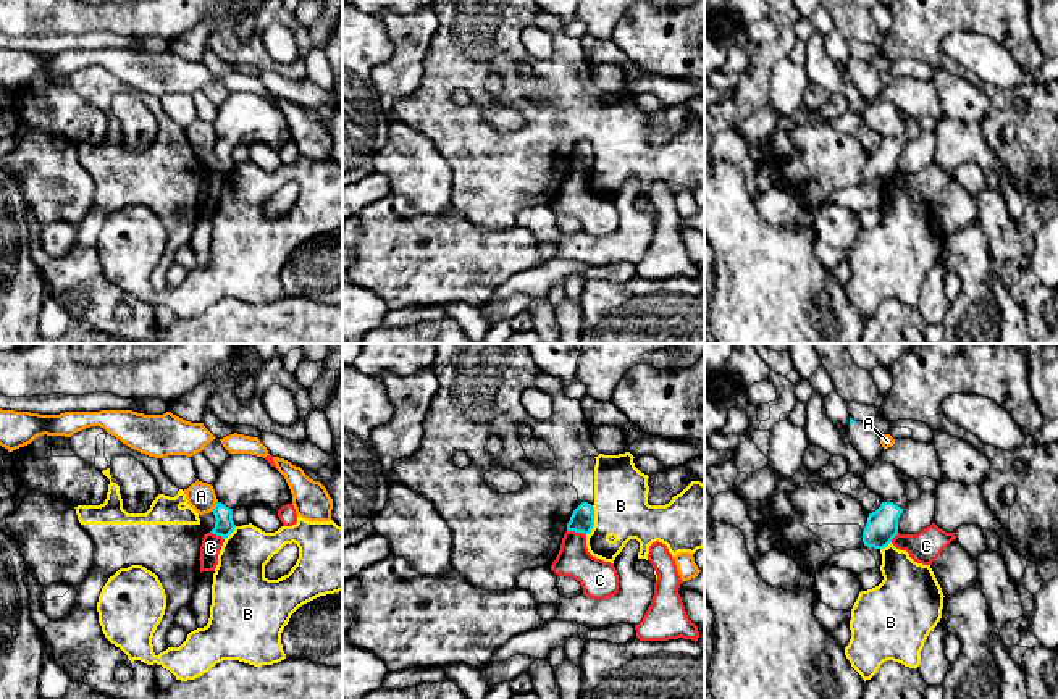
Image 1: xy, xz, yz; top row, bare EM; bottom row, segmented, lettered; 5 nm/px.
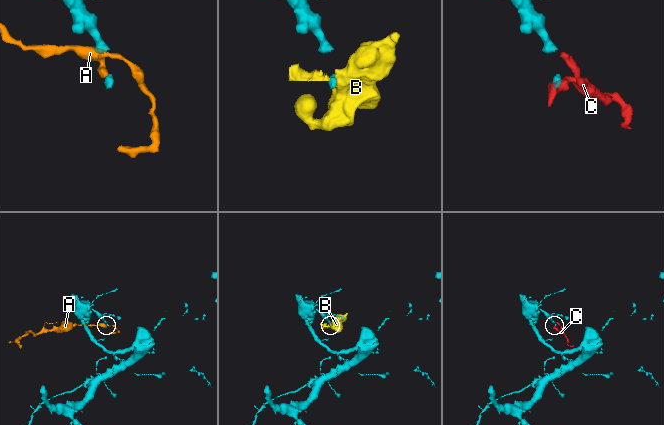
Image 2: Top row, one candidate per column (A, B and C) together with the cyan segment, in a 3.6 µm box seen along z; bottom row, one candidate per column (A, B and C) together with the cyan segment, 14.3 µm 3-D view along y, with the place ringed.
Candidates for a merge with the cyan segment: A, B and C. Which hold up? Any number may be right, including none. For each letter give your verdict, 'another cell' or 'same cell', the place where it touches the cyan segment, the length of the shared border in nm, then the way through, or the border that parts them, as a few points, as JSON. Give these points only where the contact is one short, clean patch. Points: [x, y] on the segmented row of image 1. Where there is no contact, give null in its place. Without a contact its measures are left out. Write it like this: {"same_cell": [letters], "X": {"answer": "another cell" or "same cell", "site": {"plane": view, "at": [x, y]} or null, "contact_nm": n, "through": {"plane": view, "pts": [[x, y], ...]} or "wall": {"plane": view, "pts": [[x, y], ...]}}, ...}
{"same_cell": [], "A": {"answer": "another cell", "site": {"plane": "xy", "at": [215, 506]}, "contact_nm": 60}, "B": {"answer": "another cell", "site": {"plane": "xz", "at": [593, 520]}, "contact_nm": 160, "wall": {"plane": "xz", "pts": [[593, 506], [593, 528], [587, 535]]}}, "C": {"answer": "another cell", "site": {"plane": "xz", "at": [577, 531]}, "contact_nm": 100, "wall": {"plane": "xz", "pts": [[567, 530], [585, 535]]}}}

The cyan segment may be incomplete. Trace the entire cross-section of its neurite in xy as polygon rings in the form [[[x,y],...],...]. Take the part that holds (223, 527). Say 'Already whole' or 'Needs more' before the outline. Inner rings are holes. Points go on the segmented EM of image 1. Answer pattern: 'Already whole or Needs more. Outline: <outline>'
Needs more. Outline: [[[231,454],[216,468],[213,489],[218,502],[213,509],[215,528],[210,533],[223,539],[236,528],[233,521],[236,507],[263,504],[278,512],[283,505],[292,504],[284,476],[263,457],[250,454]]]

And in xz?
Already whole. Outline: [[[581,502],[572,513],[567,523],[567,531],[590,534],[594,526],[594,507]]]

